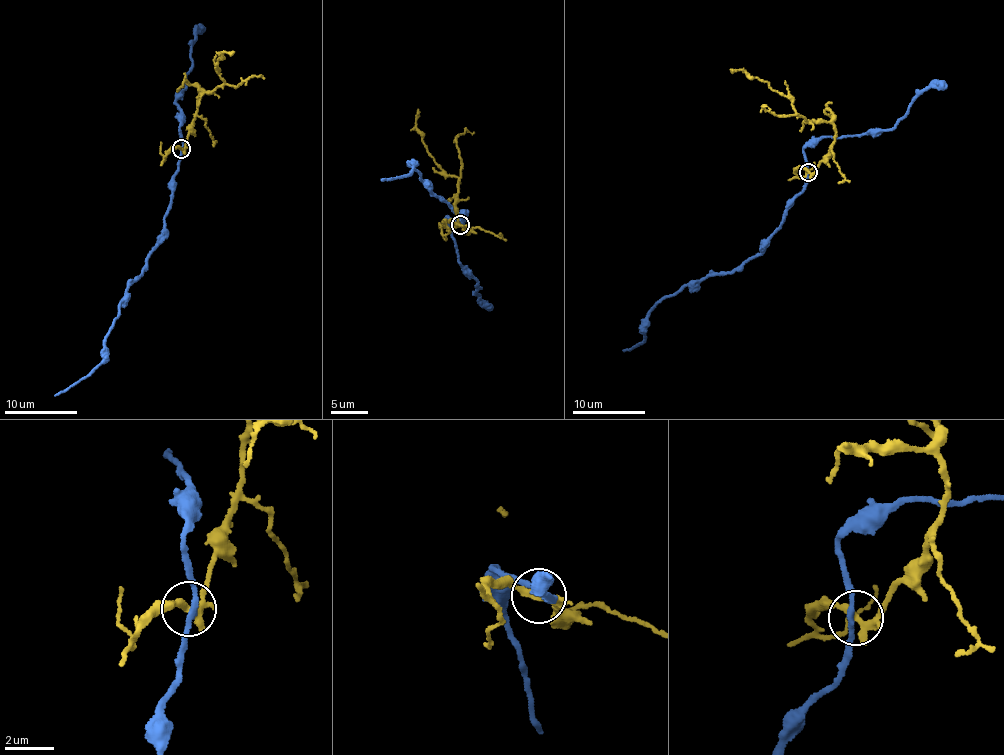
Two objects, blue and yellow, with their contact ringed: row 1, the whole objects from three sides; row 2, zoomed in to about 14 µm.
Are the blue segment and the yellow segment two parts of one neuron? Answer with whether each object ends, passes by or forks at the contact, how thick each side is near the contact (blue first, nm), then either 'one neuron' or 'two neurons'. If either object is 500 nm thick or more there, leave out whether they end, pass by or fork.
blue passes by | yellow passes by | 220/280 nm | two neurons

